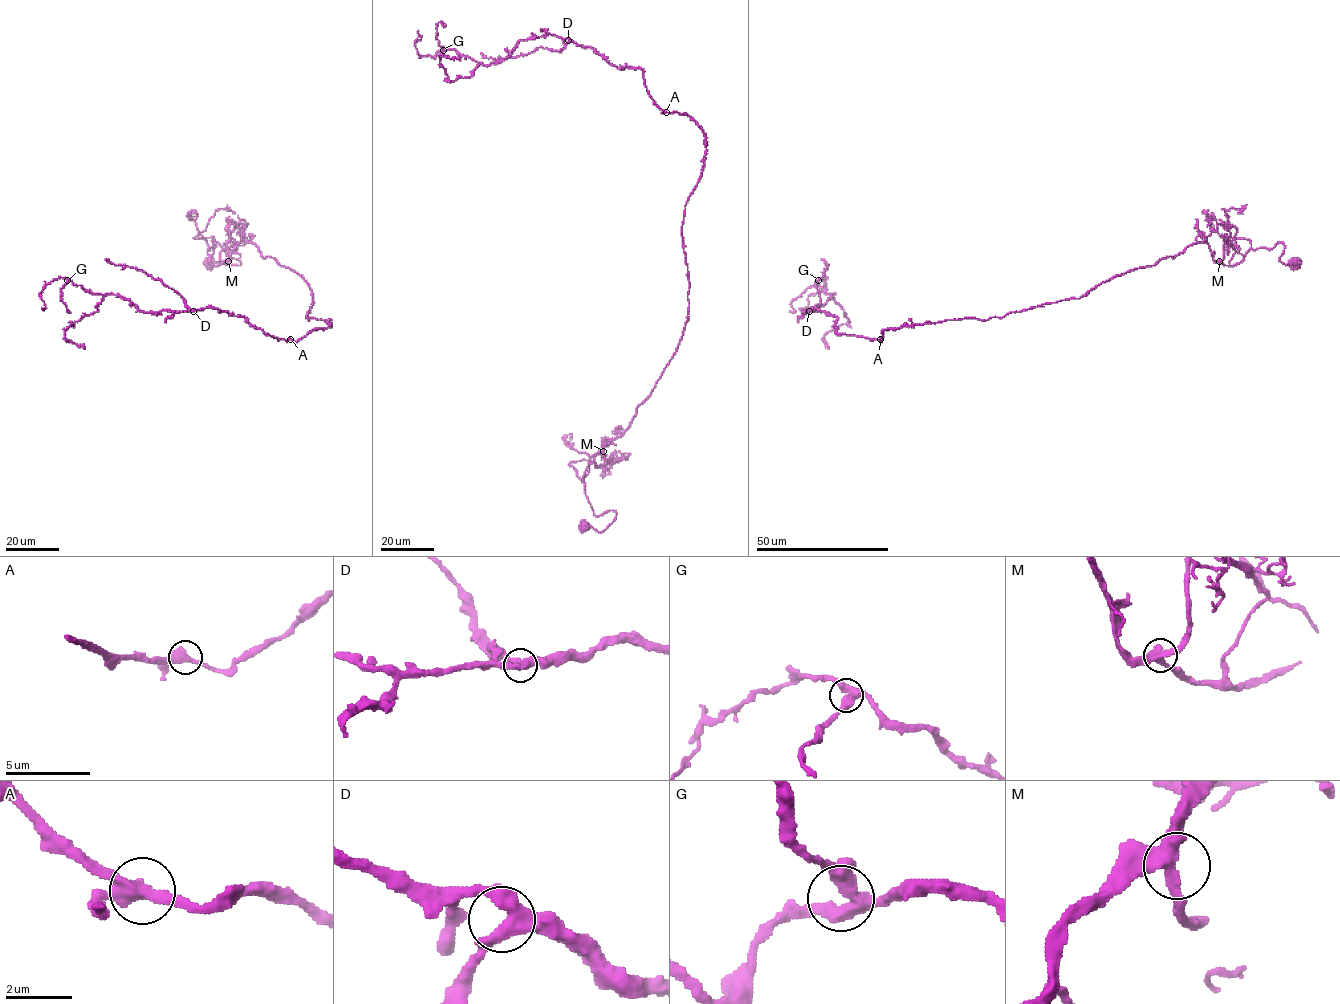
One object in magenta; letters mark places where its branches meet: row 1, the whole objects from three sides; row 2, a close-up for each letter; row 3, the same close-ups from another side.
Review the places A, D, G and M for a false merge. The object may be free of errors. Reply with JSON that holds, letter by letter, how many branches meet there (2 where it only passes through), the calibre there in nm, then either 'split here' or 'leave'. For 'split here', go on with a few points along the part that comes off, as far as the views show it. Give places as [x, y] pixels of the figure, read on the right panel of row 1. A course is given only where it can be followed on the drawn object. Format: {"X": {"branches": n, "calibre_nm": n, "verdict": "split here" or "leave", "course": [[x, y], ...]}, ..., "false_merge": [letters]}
{"A": {"branches": 3, "calibre_nm": 400, "verdict": "leave"}, "D": {"branches": 3, "calibre_nm": 420, "verdict": "leave"}, "G": {"branches": 3, "calibre_nm": 400, "verdict": "leave"}, "M": {"branches": 3, "calibre_nm": 380, "verdict": "leave"}, "false_merge": []}

